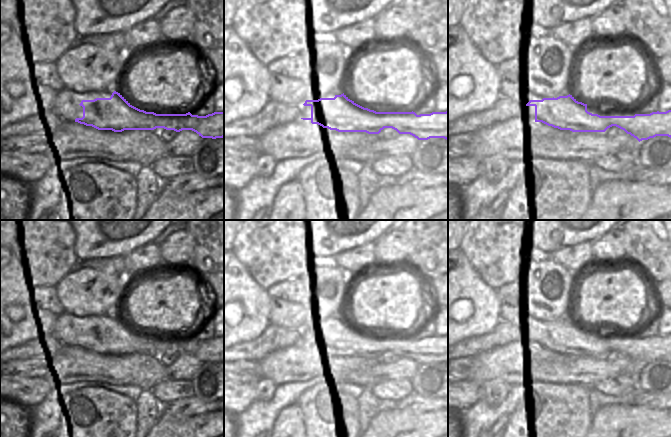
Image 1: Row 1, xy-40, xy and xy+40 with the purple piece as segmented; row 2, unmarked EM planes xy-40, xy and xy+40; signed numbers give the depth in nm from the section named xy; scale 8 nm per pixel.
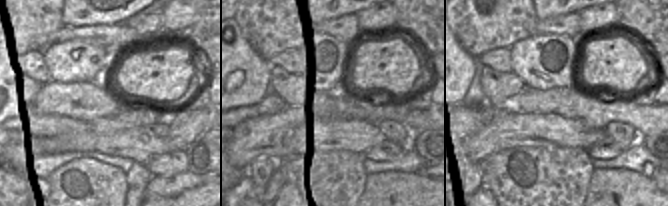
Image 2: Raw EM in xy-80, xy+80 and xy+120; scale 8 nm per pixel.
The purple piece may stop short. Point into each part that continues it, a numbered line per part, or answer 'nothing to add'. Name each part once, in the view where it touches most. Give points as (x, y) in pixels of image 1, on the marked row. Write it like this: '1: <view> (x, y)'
nothing to add

